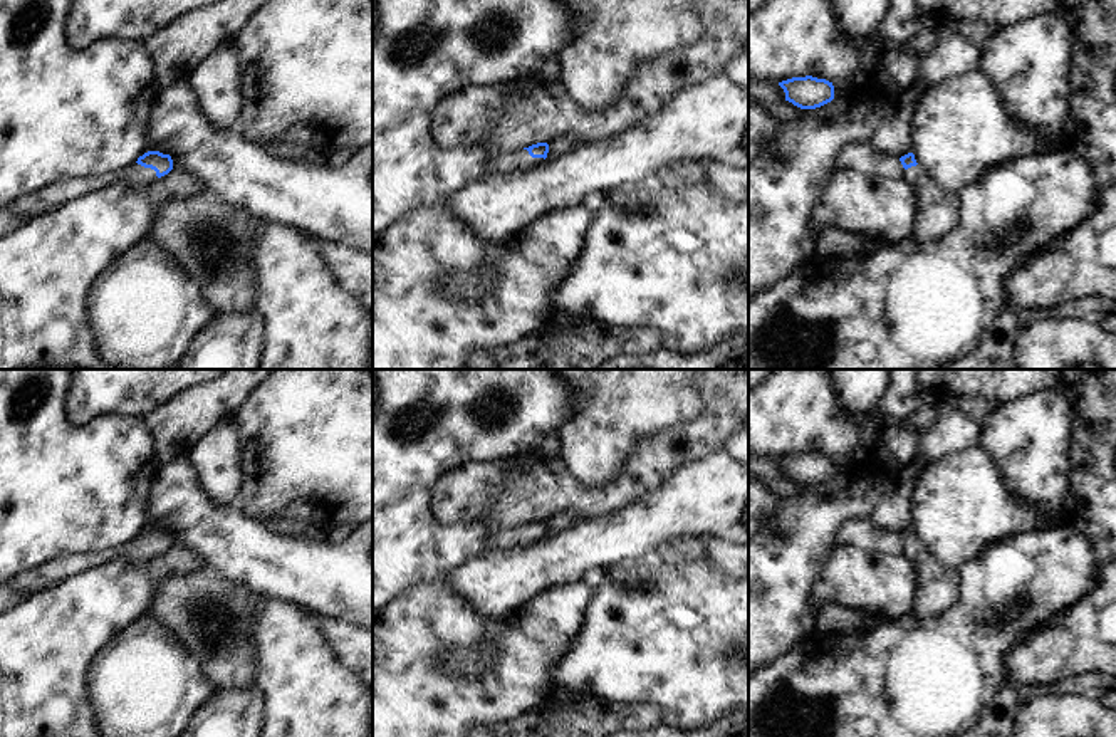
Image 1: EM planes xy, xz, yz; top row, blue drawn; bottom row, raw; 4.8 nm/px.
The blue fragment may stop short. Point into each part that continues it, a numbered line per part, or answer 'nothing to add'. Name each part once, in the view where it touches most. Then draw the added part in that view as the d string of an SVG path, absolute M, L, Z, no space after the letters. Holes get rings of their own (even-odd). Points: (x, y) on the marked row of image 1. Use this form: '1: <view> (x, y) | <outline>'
1: xy (135, 175) | M133 163L123 170L123 176L117 180L117 183L128 188L143 188L153 185L158 180L159 178L156 176L154 170Z

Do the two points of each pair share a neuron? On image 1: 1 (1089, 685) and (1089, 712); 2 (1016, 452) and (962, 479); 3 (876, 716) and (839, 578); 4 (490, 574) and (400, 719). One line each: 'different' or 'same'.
1: different
2: different
3: different
4: different

